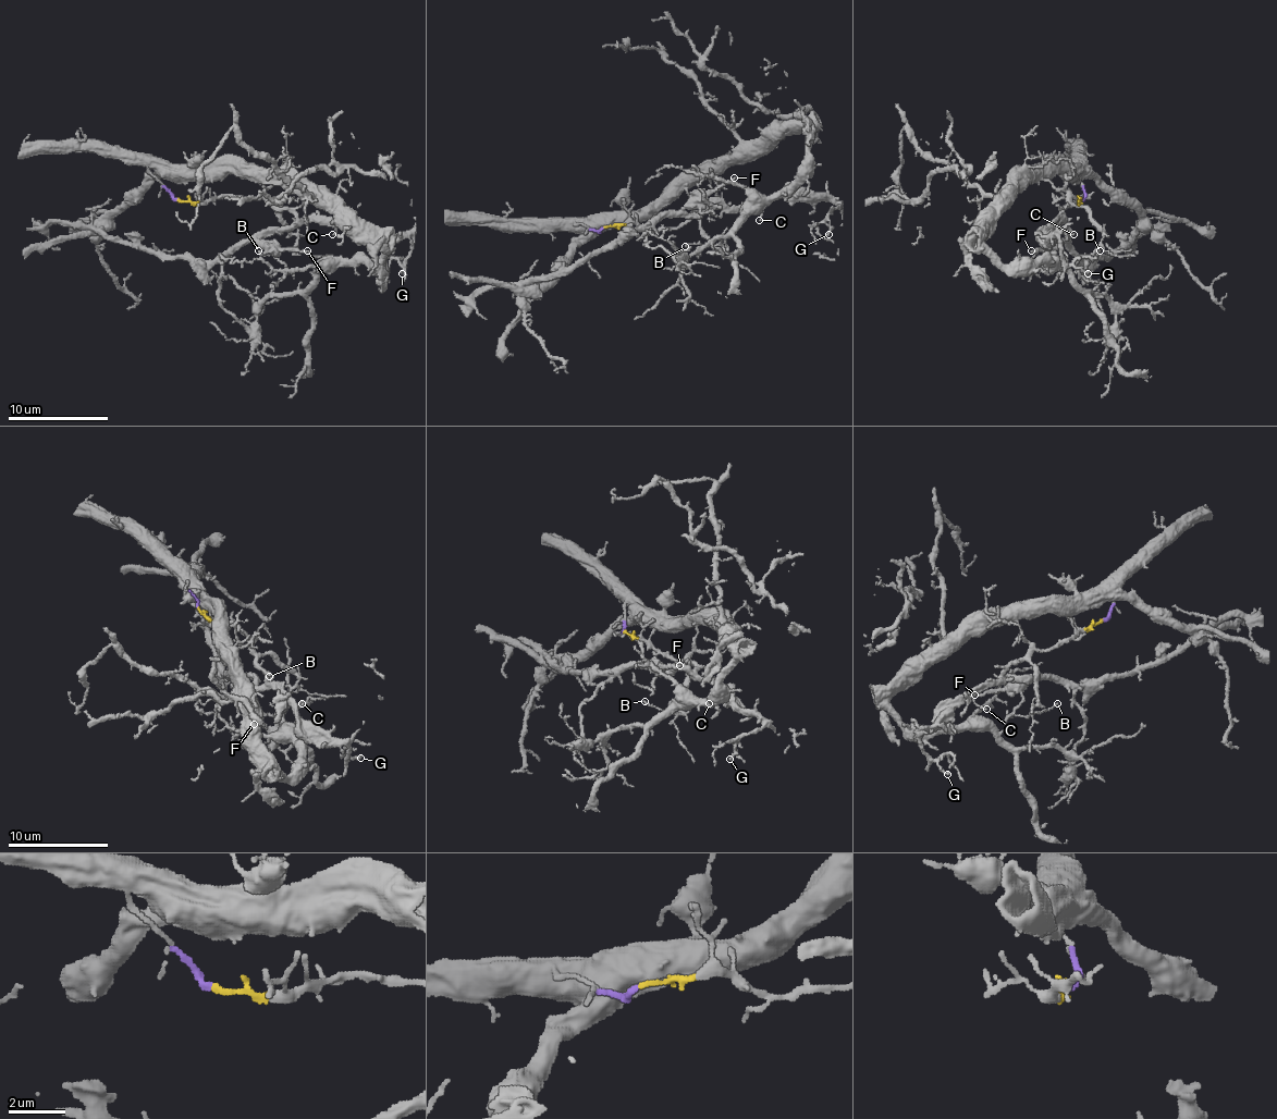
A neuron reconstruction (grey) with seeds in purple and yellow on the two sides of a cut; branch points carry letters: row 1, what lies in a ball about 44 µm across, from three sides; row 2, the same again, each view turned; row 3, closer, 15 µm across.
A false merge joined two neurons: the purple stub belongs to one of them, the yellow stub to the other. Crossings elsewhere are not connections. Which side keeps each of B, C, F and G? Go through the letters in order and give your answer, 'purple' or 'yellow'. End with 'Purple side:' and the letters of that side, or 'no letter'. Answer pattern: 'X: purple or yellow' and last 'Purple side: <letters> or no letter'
B: yellow
C: yellow
F: yellow
G: yellow
Purple side: no letter

